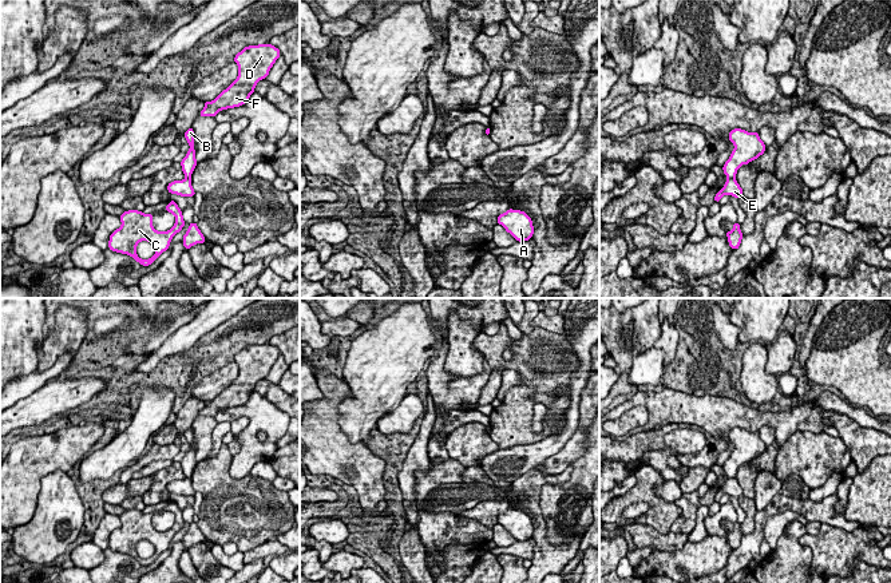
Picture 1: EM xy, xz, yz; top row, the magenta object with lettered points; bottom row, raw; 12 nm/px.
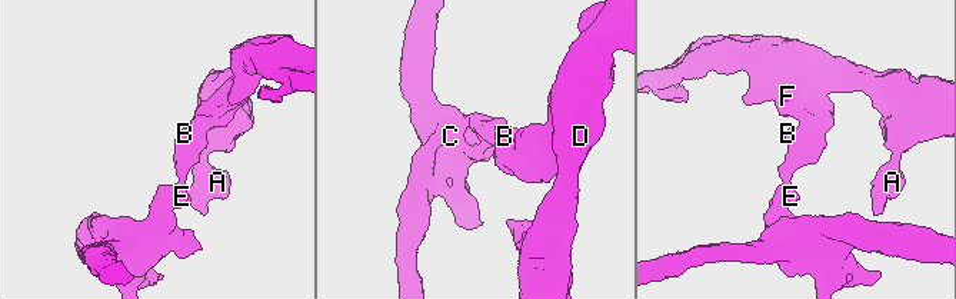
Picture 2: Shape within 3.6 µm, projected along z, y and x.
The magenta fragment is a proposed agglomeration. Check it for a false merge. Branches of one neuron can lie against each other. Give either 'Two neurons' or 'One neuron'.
Two neurons

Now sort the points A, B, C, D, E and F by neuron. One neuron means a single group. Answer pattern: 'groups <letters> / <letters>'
groups A B D F / C E

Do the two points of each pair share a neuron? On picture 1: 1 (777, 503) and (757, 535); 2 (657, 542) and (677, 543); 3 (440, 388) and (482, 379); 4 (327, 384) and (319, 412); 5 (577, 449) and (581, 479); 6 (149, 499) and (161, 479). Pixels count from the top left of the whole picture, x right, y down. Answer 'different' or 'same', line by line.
1: same
2: same
3: same
4: same
5: different
6: same

